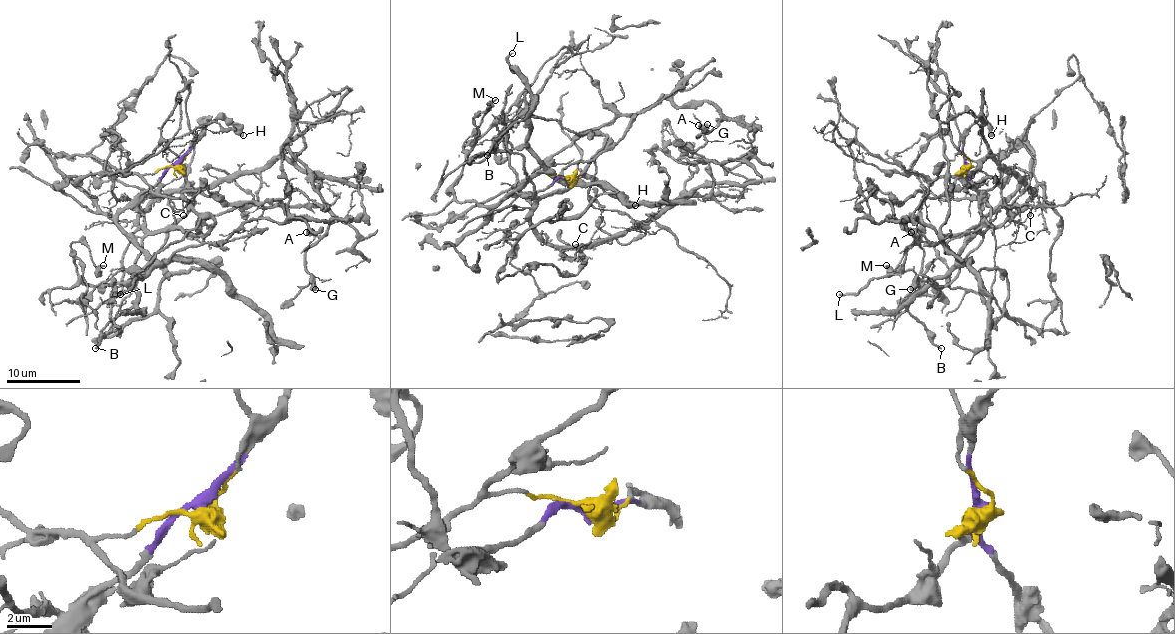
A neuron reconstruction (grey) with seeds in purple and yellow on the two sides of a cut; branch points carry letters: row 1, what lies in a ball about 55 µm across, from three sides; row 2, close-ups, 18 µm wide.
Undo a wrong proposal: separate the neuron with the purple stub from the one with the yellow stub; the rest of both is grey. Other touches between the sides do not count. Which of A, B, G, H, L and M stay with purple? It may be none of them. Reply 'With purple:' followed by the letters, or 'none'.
With purple: B, H, M

